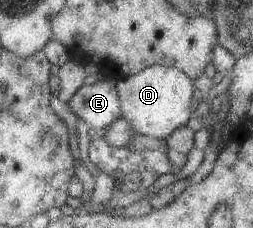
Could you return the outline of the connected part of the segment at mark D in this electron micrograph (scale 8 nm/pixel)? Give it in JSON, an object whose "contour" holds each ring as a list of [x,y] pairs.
{"contour":[[[153,65],[133,76],[115,79],[119,93],[122,118],[125,119],[136,133],[166,139],[175,128],[185,125],[195,107],[193,92],[194,81],[183,71],[163,65]]]}

